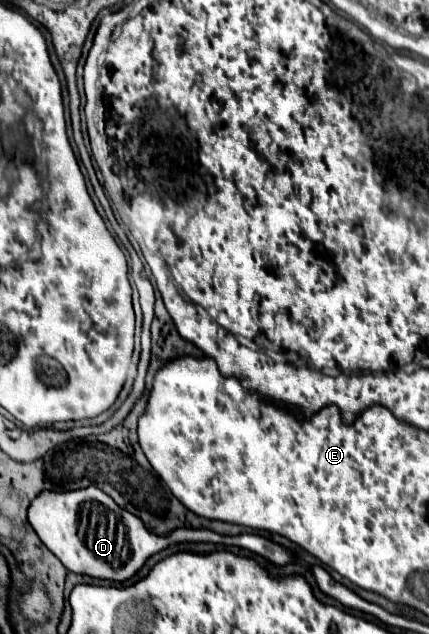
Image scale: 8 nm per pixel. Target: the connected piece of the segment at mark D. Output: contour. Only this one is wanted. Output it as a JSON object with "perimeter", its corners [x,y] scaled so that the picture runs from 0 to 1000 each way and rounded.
{"perimeter":[[[221,767],[170,776],[96,776],[68,798],[68,826],[77,830],[96,855],[142,883],[142,890],[161,902],[259,918],[301,915],[343,886],[347,877],[422,855],[492,855],[520,861],[557,861],[566,868],[604,874],[636,893],[660,893],[683,880],[674,868],[599,842],[515,845],[492,836],[417,833],[389,845],[361,845],[338,833],[338,826],[319,814],[277,801],[245,776]]]}

